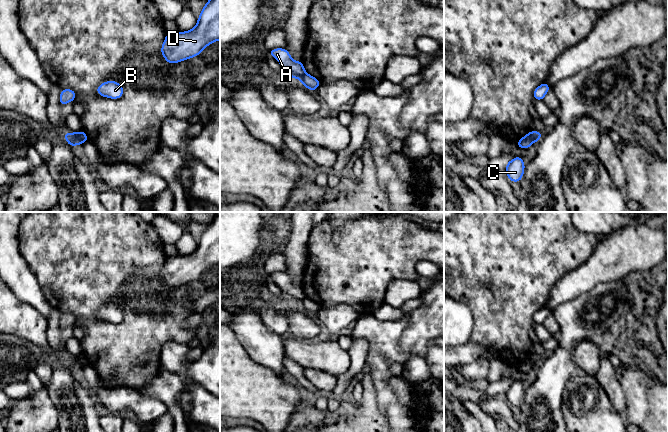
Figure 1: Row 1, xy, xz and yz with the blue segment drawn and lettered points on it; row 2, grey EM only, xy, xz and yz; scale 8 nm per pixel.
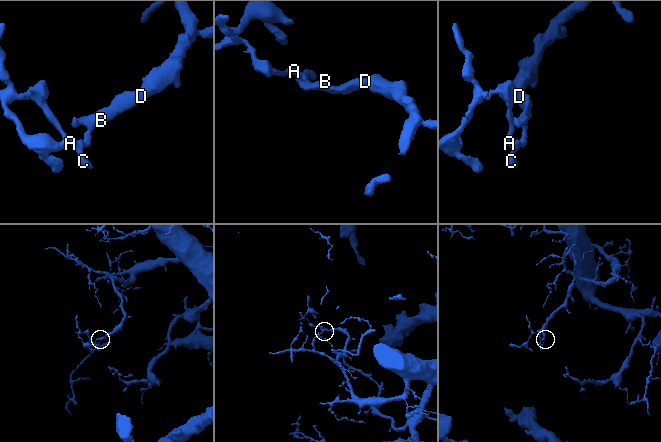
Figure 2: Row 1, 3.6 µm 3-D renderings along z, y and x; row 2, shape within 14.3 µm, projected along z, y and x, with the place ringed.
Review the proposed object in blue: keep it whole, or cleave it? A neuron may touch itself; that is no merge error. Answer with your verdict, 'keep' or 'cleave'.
cleave

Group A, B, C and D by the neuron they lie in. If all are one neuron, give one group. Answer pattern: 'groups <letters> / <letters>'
groups A C / B D

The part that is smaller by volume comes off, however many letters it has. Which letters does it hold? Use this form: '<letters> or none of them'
A, C

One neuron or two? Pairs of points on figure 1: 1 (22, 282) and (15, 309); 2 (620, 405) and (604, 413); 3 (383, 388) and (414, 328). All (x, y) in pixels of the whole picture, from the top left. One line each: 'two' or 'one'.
1: two
2: two
3: one

